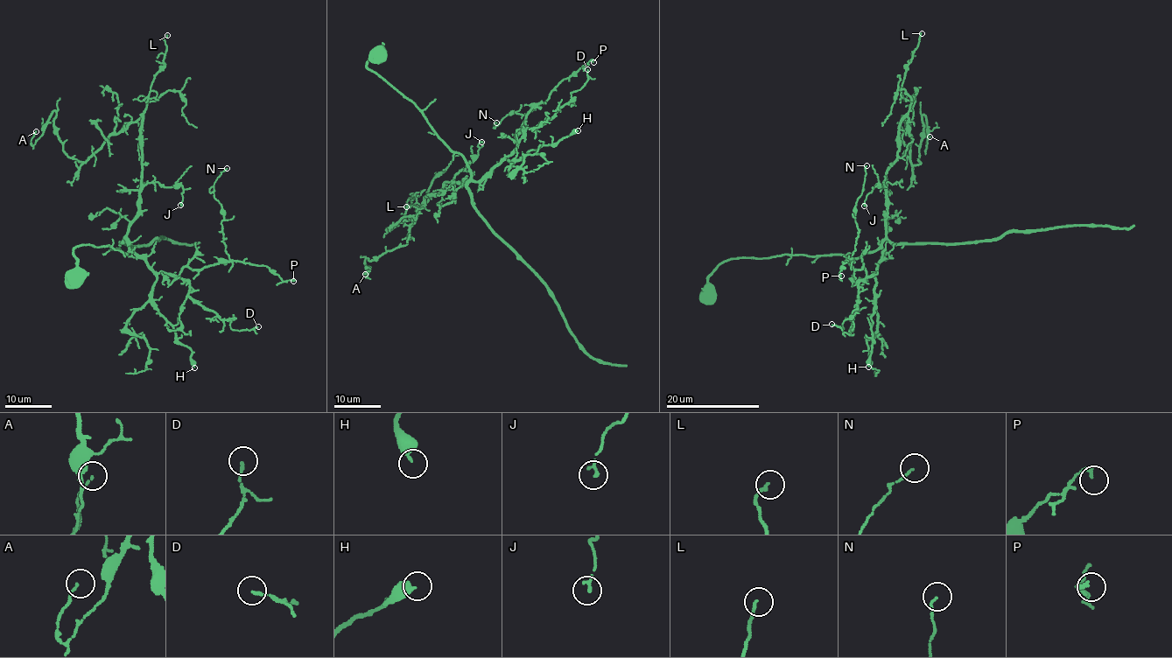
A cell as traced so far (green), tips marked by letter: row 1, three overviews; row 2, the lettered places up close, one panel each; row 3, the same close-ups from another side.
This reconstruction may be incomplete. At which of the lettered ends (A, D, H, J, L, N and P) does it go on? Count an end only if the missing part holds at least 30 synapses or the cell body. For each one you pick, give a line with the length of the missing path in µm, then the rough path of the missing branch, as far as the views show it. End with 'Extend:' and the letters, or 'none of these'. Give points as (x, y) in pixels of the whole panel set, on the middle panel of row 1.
Extend: none of these

